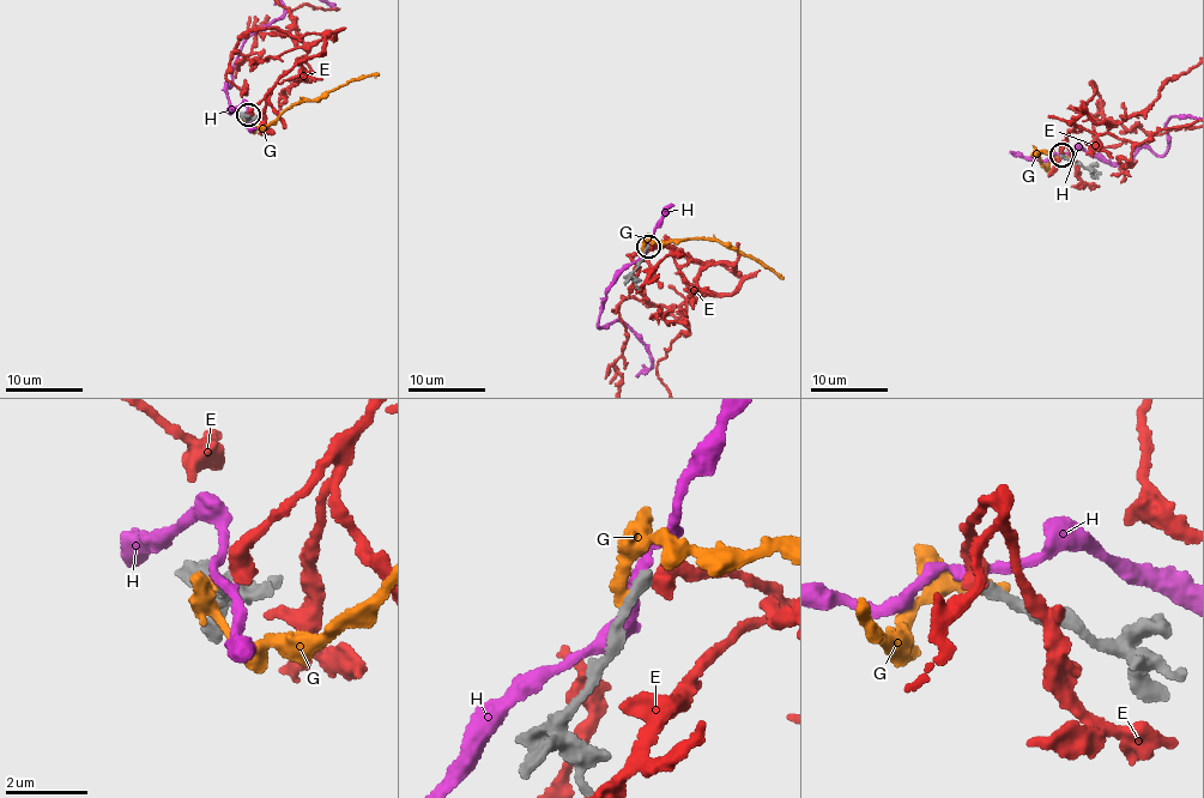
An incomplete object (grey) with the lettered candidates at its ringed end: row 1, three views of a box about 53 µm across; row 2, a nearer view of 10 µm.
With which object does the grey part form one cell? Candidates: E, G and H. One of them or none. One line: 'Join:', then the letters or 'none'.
Join: E

